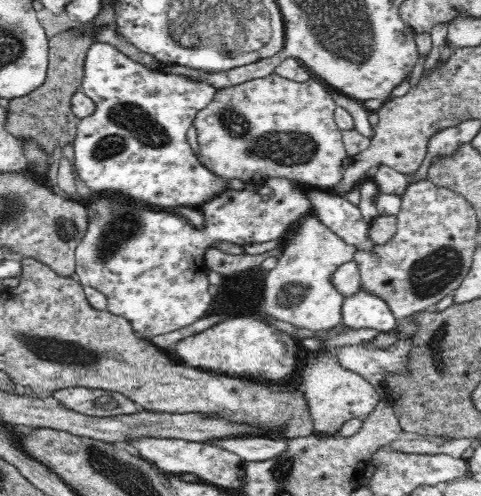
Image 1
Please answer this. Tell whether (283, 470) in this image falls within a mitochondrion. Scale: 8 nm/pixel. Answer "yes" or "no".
yes

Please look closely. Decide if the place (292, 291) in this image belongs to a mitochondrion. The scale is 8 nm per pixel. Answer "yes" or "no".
yes

